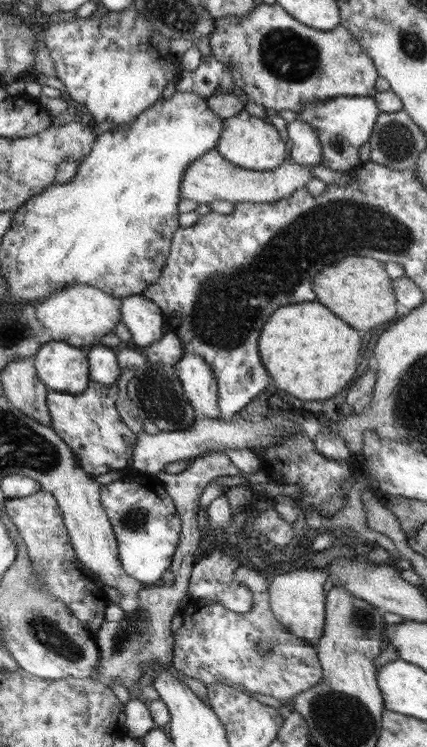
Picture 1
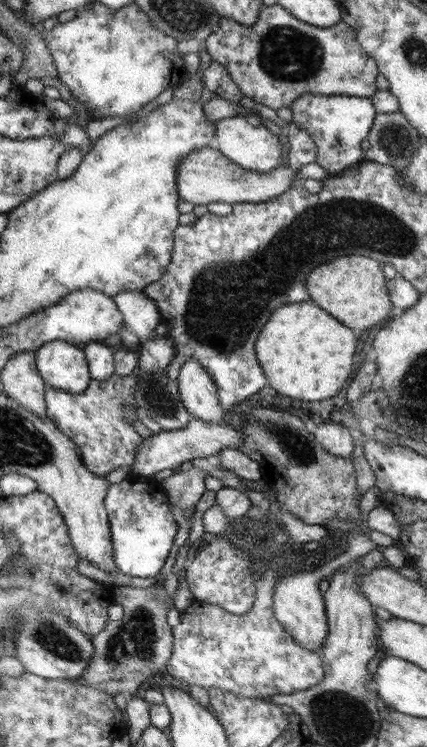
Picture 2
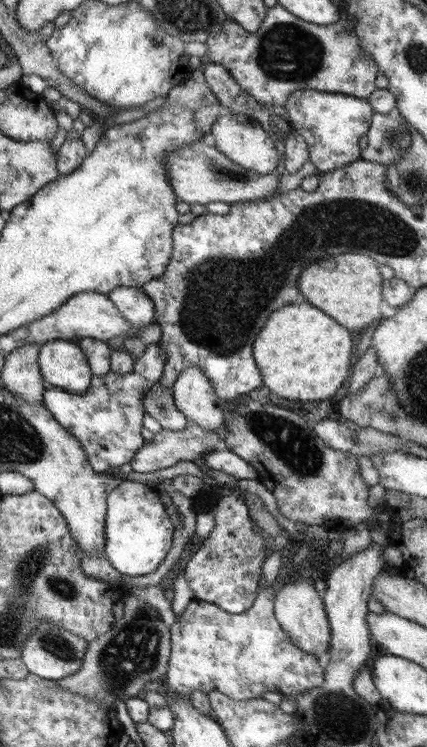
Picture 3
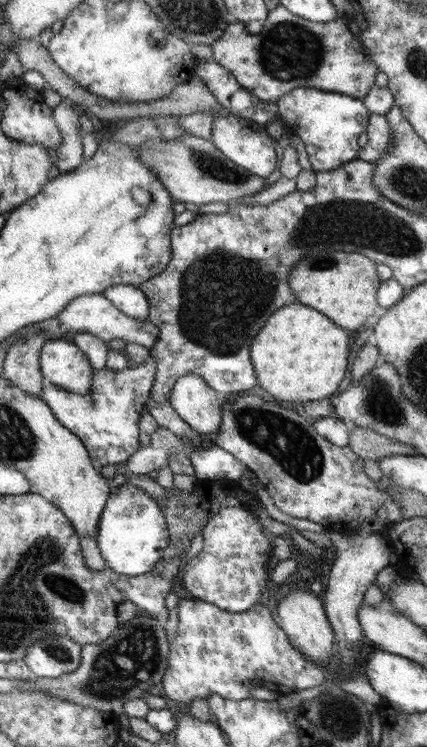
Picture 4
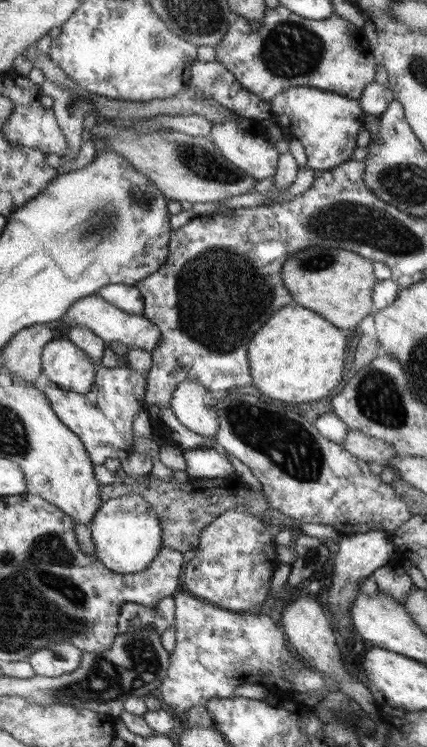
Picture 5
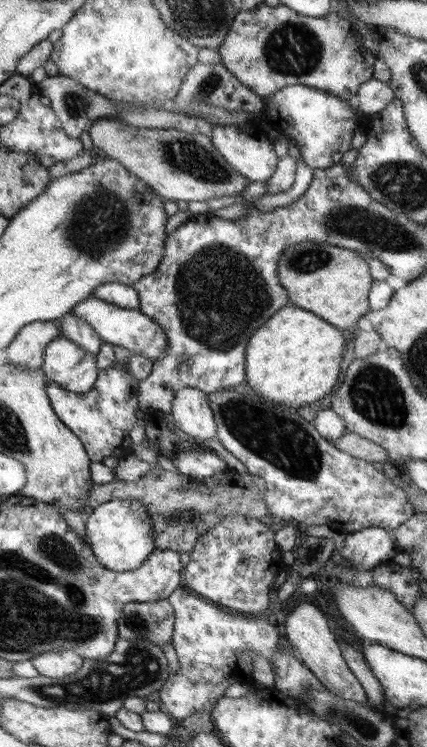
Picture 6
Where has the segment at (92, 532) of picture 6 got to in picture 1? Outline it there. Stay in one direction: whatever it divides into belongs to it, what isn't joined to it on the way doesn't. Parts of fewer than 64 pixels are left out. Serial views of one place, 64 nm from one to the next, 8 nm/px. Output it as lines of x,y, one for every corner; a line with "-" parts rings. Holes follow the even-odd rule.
121,478
103,486
101,500
113,523
125,572
144,585
155,588
156,582
163,578
173,563
172,556
180,536
180,513
173,497
164,490
160,494
142,484
132,486
130,482
122,482

